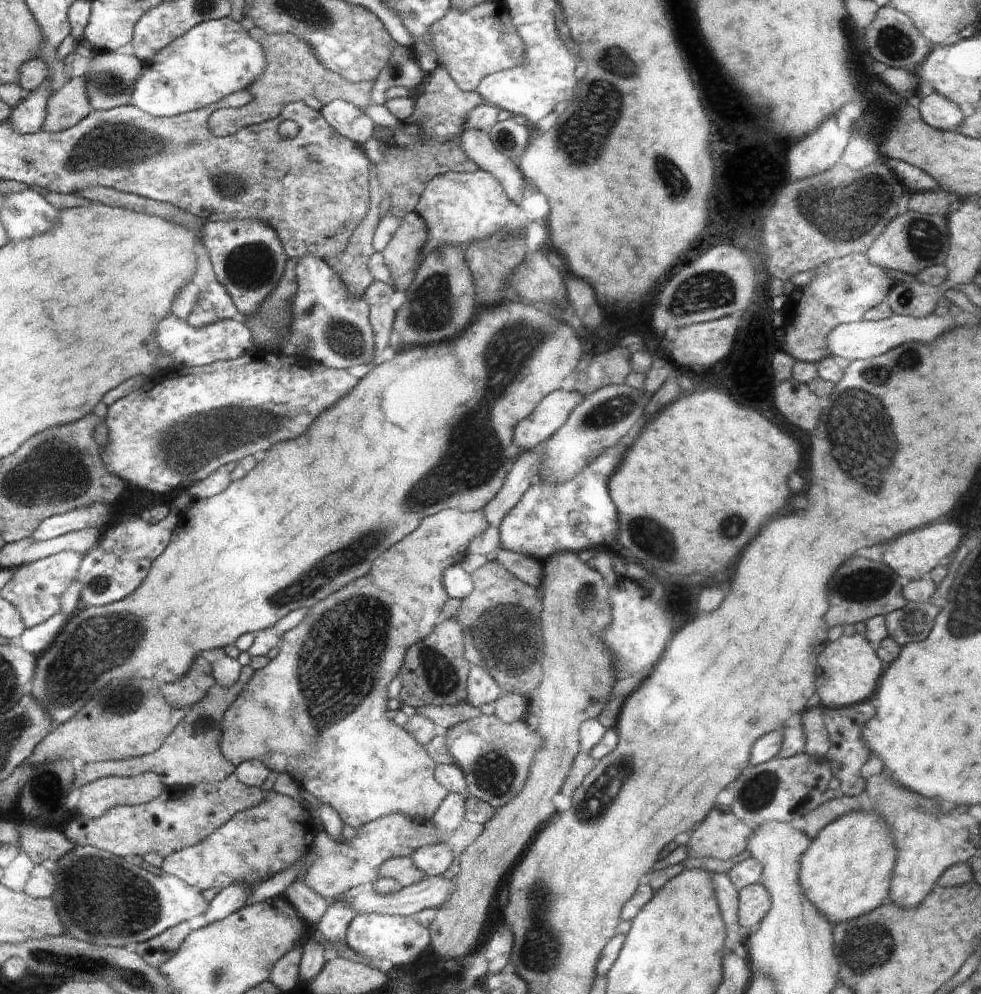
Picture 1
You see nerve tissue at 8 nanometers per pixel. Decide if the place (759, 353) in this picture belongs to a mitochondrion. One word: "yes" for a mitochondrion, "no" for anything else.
yes

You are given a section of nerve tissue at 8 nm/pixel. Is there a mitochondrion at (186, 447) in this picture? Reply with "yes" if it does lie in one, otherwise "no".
yes

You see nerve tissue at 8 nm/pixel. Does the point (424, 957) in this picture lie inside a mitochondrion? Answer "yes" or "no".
no

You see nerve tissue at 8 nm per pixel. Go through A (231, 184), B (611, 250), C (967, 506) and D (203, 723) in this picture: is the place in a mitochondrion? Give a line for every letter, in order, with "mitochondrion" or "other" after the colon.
A: mitochondrion
B: other
C: other
D: mitochondrion

